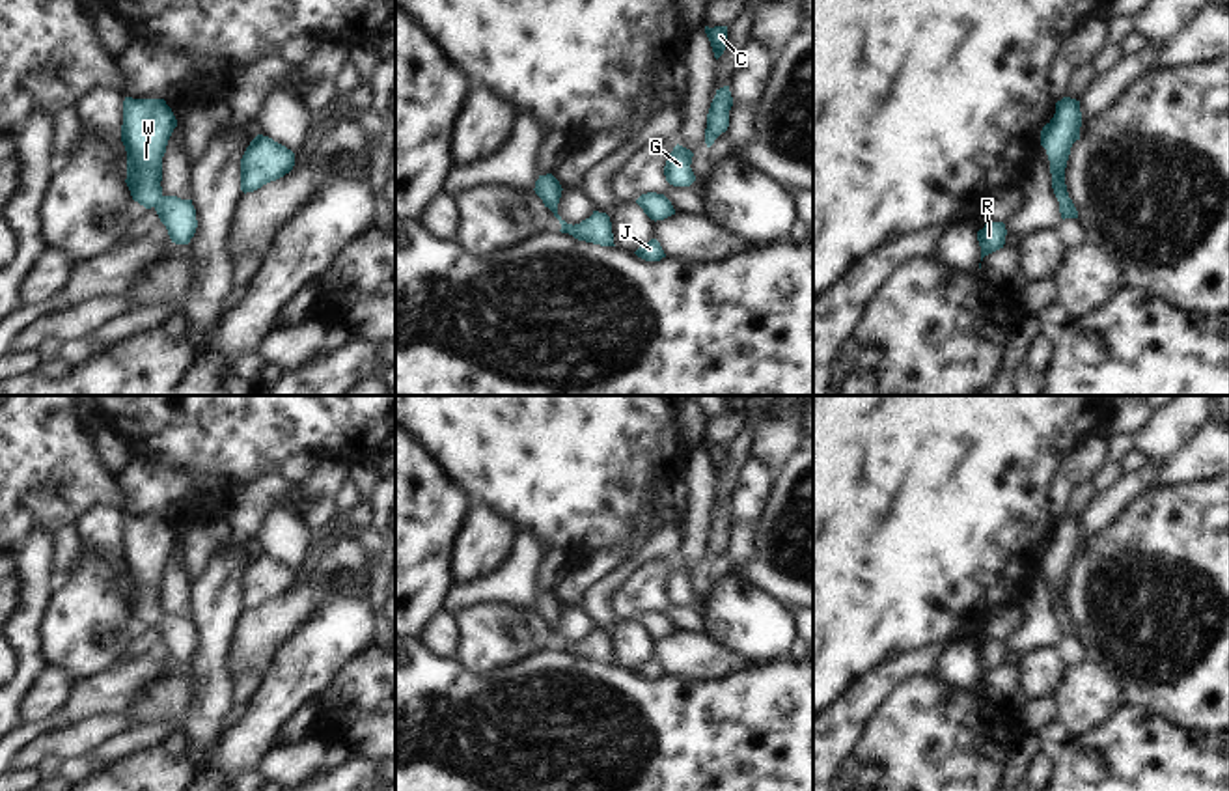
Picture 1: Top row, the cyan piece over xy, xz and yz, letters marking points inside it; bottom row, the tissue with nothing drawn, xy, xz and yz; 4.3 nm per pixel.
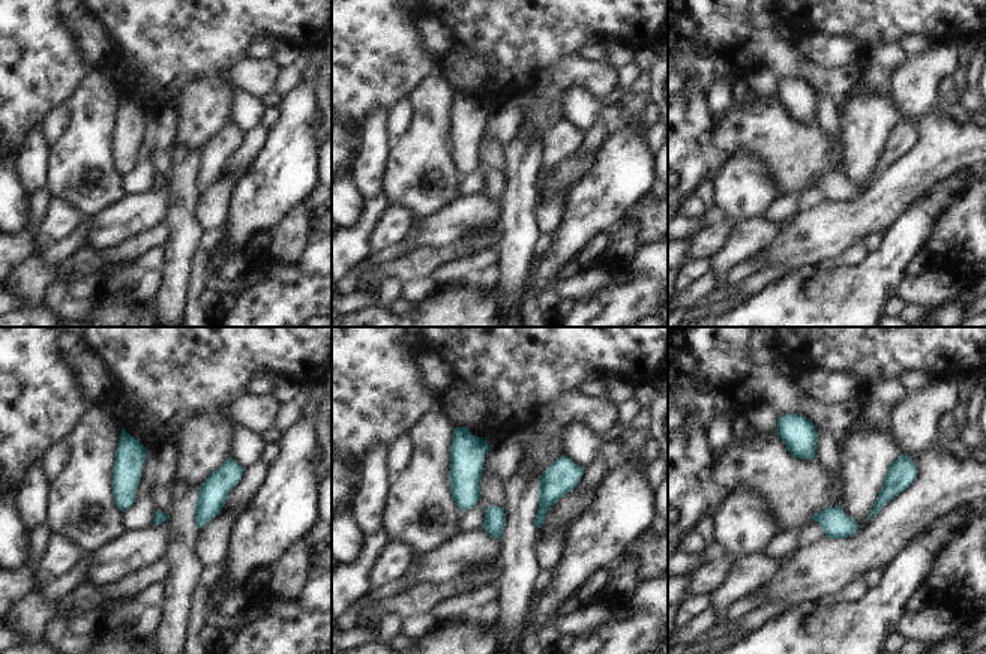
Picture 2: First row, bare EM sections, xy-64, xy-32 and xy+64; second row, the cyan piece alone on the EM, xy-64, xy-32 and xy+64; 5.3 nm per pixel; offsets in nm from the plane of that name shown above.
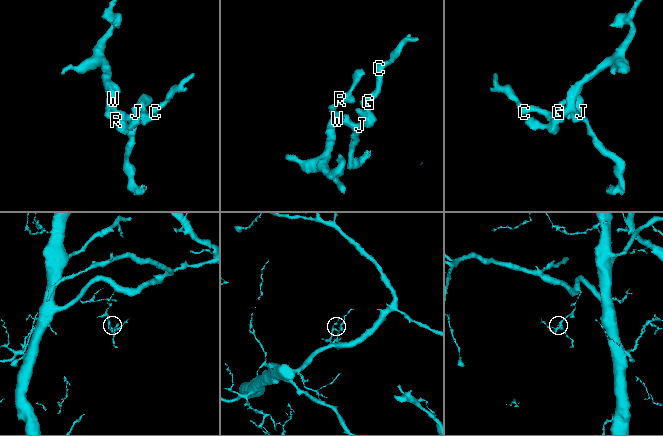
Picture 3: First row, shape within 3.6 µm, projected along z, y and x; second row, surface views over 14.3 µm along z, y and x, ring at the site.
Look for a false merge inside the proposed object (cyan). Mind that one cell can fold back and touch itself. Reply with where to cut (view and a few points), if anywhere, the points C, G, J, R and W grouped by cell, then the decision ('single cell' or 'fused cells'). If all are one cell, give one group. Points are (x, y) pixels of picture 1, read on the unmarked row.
no cut | C G J R W | single cell

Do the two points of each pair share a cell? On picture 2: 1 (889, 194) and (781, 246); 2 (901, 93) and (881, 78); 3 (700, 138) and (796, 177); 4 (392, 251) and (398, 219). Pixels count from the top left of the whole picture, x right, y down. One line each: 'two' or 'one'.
1: one
2: two
3: one
4: two

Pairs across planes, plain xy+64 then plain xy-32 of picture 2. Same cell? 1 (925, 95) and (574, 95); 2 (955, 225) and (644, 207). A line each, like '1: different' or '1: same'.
1: same
2: same

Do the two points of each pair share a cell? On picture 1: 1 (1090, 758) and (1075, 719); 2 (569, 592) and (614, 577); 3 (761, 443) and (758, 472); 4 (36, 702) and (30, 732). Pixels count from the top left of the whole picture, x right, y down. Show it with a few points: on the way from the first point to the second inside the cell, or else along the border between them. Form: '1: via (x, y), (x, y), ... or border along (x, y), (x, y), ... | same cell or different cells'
1: border along (1118, 711), (1088, 732), (1069, 737) | different cells
2: border along (620, 564), (597, 579), (577, 605) | different cells
3: border along (752, 457), (773, 471) | different cells
4: border along (51, 713), (23, 722) | different cells

